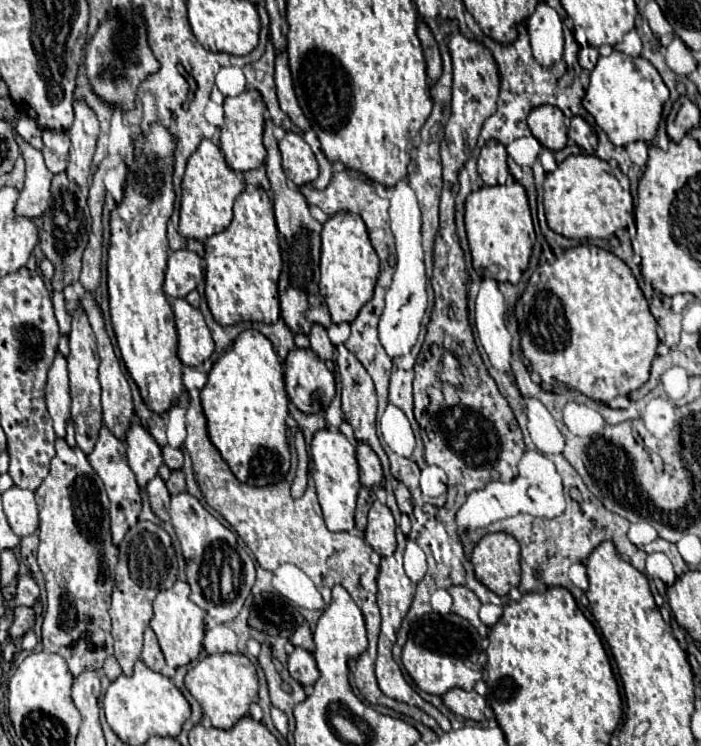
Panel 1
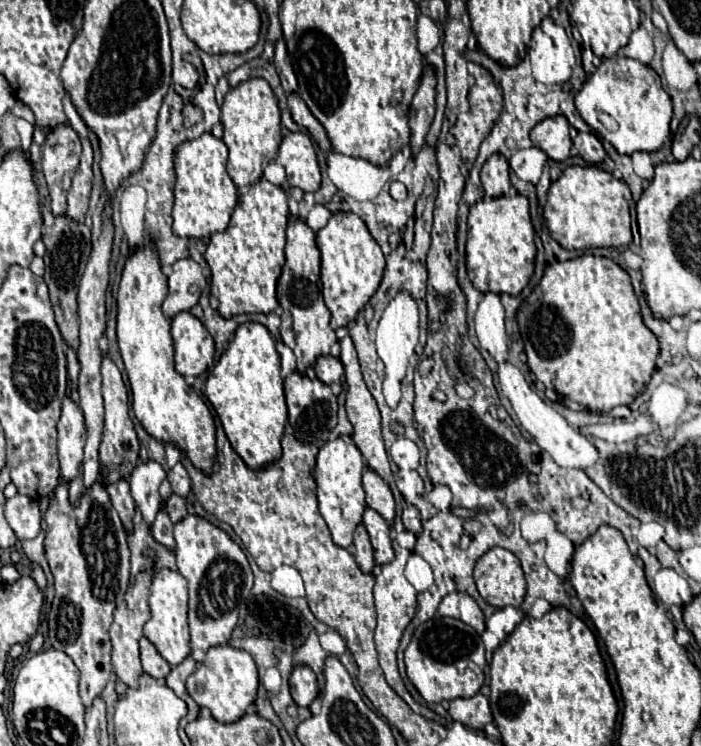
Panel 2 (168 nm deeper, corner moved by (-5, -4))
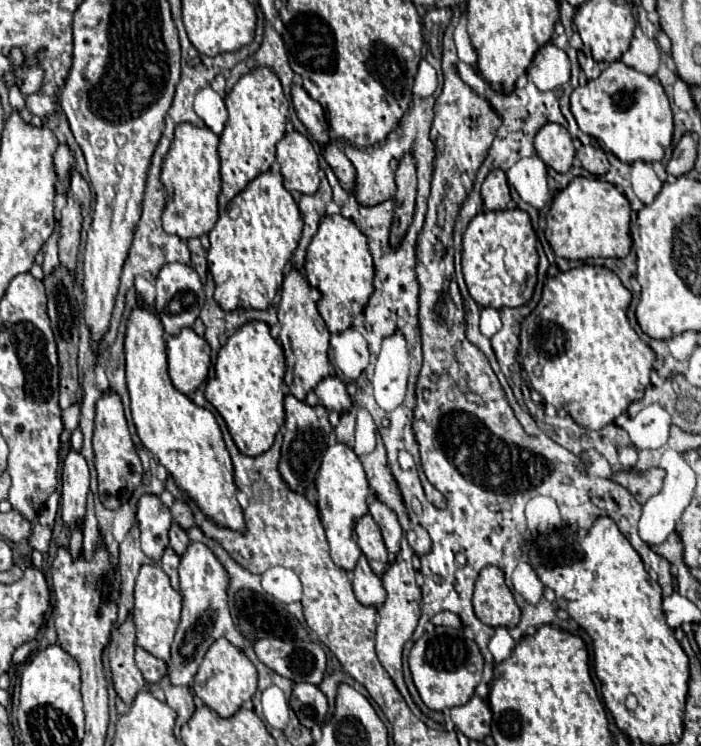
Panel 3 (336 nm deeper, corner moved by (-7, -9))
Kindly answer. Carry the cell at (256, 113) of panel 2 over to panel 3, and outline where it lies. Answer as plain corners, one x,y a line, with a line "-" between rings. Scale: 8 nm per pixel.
254,69
250,75
244,75
234,89
226,95
228,121
220,135
220,175
222,175
222,193
220,193
220,211
260,173
268,171
276,161
276,143
286,133
288,121
288,101
284,97
278,77
270,69

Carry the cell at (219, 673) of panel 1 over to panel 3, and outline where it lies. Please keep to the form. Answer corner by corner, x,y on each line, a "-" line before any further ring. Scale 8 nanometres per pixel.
218,639
208,649
208,653
194,677
192,689
206,707
216,711
220,717
228,719
242,707
242,703
252,699
252,695
256,693
256,683
258,683
258,673
256,673
254,663
232,643
228,643
226,639

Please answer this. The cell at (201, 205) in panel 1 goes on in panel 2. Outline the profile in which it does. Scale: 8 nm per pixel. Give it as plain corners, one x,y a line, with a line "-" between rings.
210,132
194,140
186,140
178,146
174,156
176,186
174,186
174,208
172,208
172,232
182,238
206,238
214,232
224,232
232,210
238,204
238,190
226,174
226,144
214,138

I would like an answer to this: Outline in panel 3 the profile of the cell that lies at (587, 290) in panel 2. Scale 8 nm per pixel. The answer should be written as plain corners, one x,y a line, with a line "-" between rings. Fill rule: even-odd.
580,265
550,277
544,283
536,309
520,323
520,355
532,387
544,395
546,403
556,409
566,409
576,423
588,429
602,429
612,423
630,403
644,397
650,383
656,353
638,337
628,321
630,301
632,293
614,271
598,265
-
534,367
540,367
540,375
534,373

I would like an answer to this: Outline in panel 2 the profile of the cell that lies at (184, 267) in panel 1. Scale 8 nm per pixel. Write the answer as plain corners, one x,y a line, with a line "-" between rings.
184,258
172,264
168,276
168,298
162,304
162,312
168,318
174,318
178,312
190,310
198,304
200,290
206,286
200,266
192,258

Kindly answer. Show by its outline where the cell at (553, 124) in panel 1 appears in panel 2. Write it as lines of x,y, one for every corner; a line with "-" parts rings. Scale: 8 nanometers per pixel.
564,116
546,118
534,126
534,130
530,132
530,140
538,148
542,148
548,154
548,158
562,162
570,156
570,148
572,148
568,130
570,130
570,126

